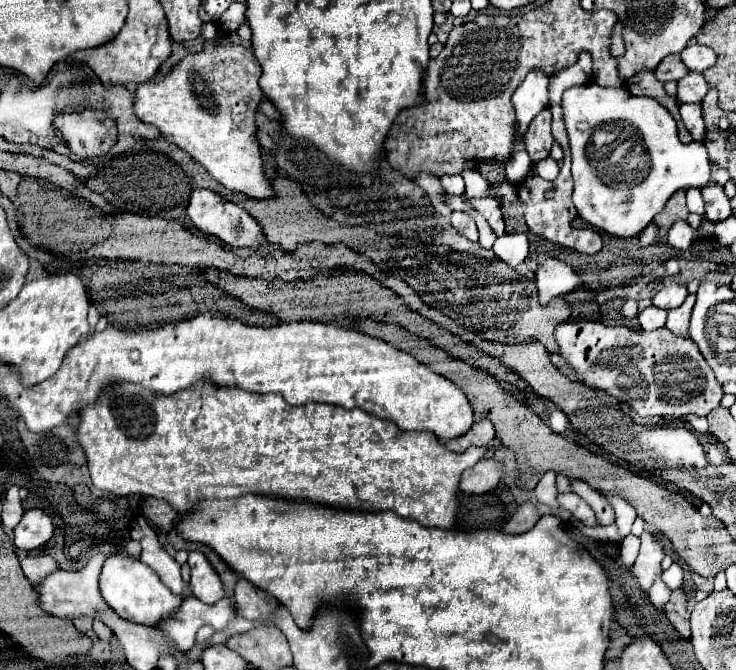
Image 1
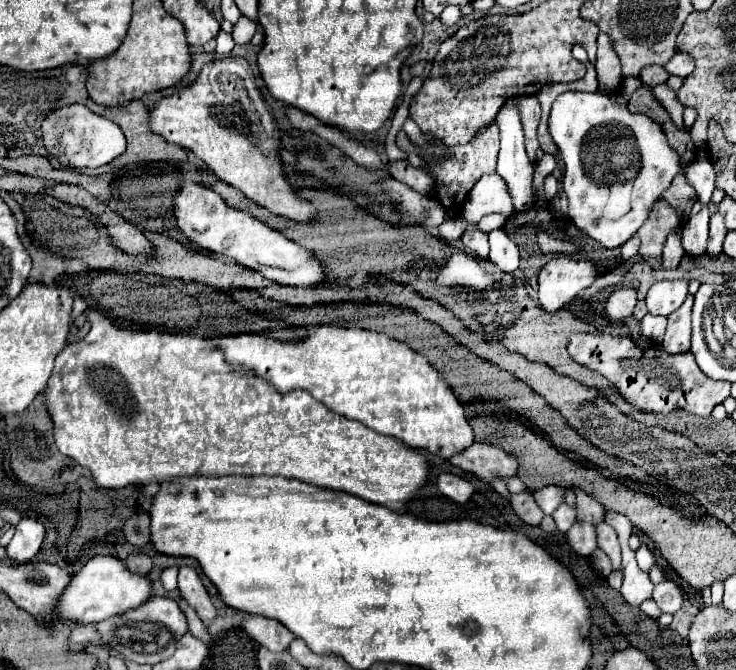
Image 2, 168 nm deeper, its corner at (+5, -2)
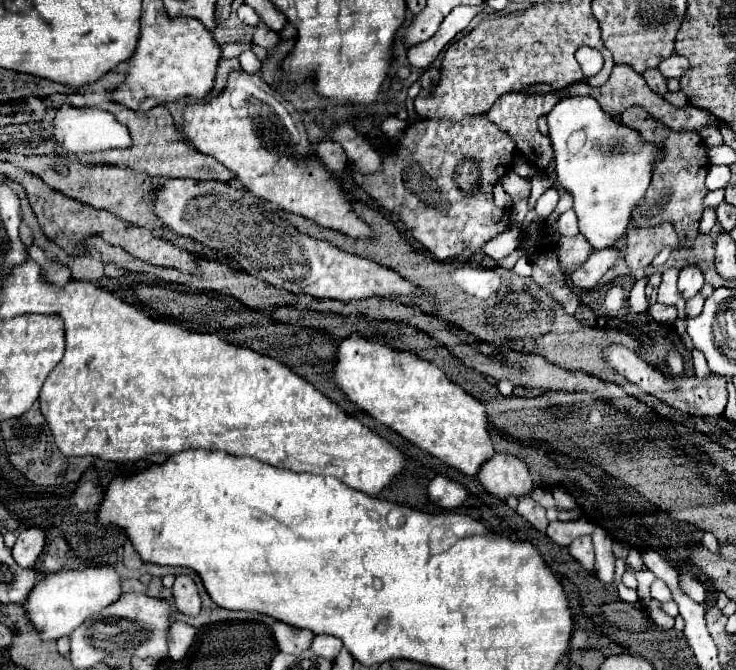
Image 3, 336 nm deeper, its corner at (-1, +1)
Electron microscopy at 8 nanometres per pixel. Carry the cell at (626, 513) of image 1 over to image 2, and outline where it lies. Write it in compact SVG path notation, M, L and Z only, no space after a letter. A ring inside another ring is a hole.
M600 527L598 529L598 547L612 559L612 567L620 567L620 543L618 543L618 533L612 527Z

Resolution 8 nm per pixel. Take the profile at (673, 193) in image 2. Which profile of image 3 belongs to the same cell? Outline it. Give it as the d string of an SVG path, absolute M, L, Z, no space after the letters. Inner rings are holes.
M628 108L620 116L620 122L640 134L640 138L662 150L662 156L654 162L652 182L644 194L644 200L632 210L632 224L638 228L652 228L670 222L680 238L682 248L692 248L698 236L698 224L704 212L704 196L708 194L704 178L708 172L706 146L696 132L672 132L658 120L652 120L642 108Z

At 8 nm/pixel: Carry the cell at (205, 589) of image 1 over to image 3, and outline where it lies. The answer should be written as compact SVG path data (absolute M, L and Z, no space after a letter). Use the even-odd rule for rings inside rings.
M176 576L176 582L172 586L172 598L174 598L174 606L178 608L178 612L190 618L200 614L200 596L190 576Z

